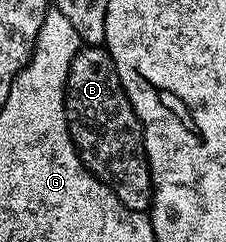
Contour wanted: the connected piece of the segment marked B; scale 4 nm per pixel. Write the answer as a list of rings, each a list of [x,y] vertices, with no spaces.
[[[90,45],[82,47],[75,55],[67,75],[65,114],[73,146],[77,148],[77,154],[89,172],[94,173],[112,191],[123,207],[136,213],[145,213],[153,203],[153,172],[149,169],[149,160],[145,154],[145,136],[141,130],[141,121],[123,91],[123,83],[115,71],[115,63],[108,49]]]

